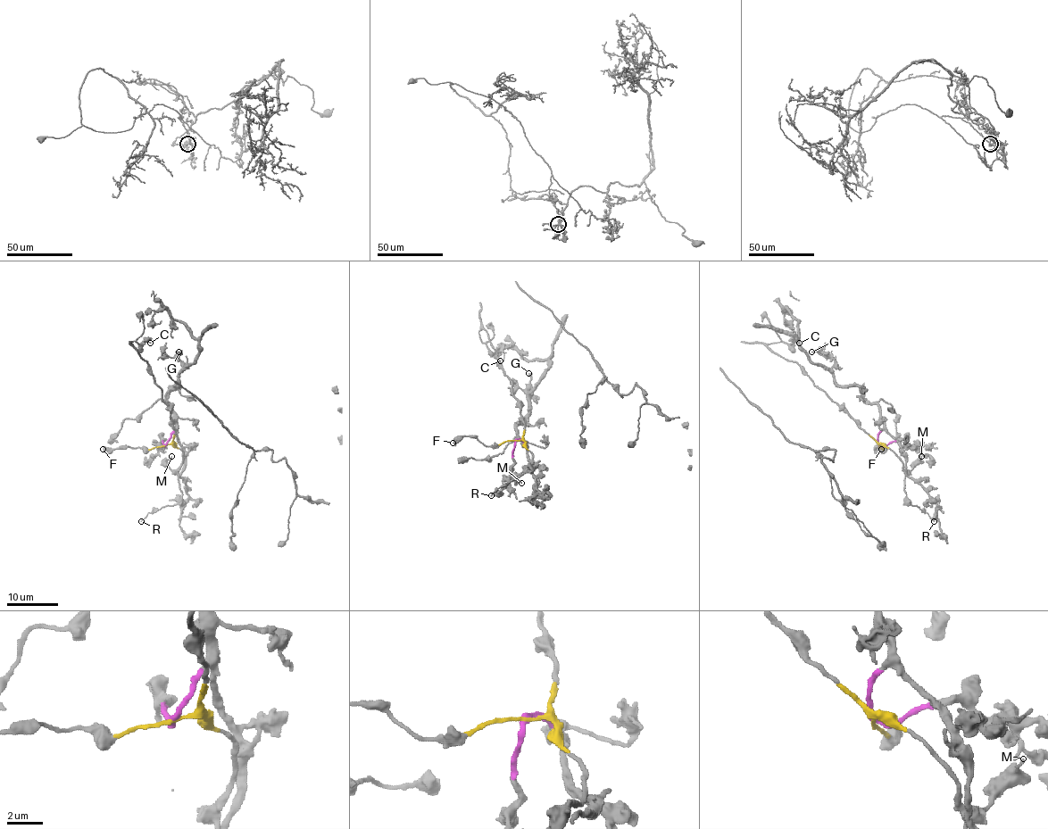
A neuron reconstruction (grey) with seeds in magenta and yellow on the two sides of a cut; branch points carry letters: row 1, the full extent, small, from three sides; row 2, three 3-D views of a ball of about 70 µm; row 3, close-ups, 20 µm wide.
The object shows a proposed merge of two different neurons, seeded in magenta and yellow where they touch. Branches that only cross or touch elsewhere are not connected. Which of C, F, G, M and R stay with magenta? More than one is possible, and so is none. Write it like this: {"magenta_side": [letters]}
{"magenta_side": ["G"]}

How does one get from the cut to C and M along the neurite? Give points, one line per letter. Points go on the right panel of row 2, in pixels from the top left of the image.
C: (878, 445), (797, 364), (773, 352), (768, 346), (770, 344), (800, 344)
M: (878, 445), (885, 444), (906, 469), (910, 469), (921, 456)

